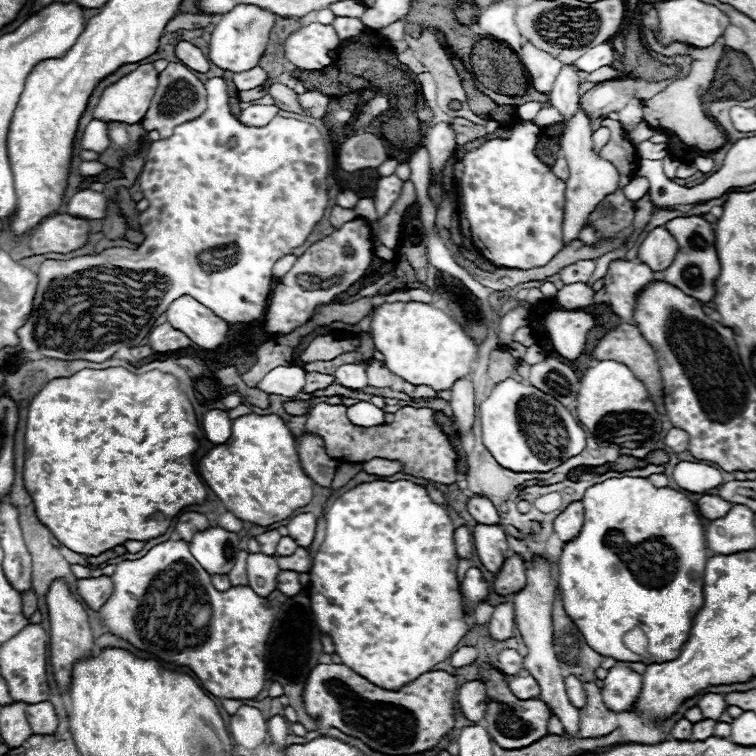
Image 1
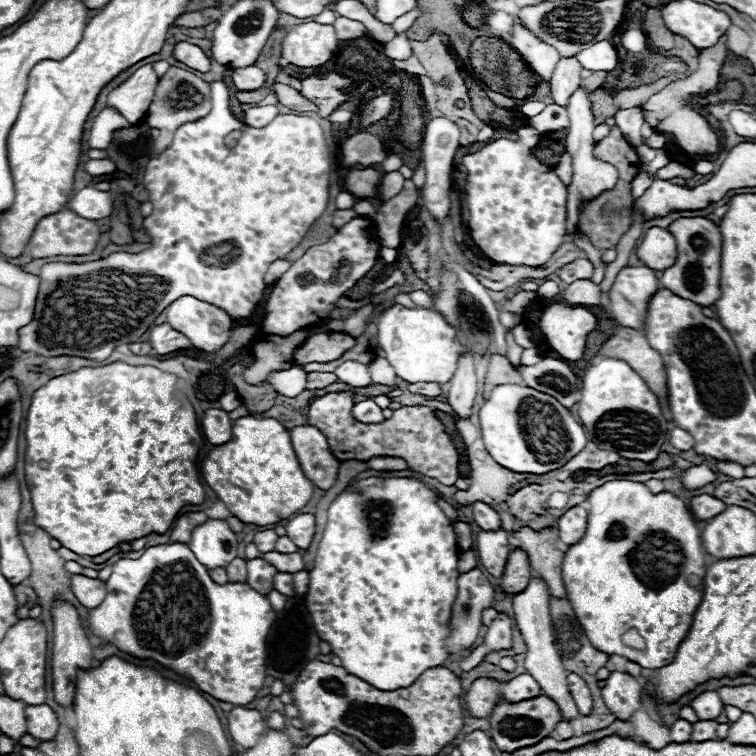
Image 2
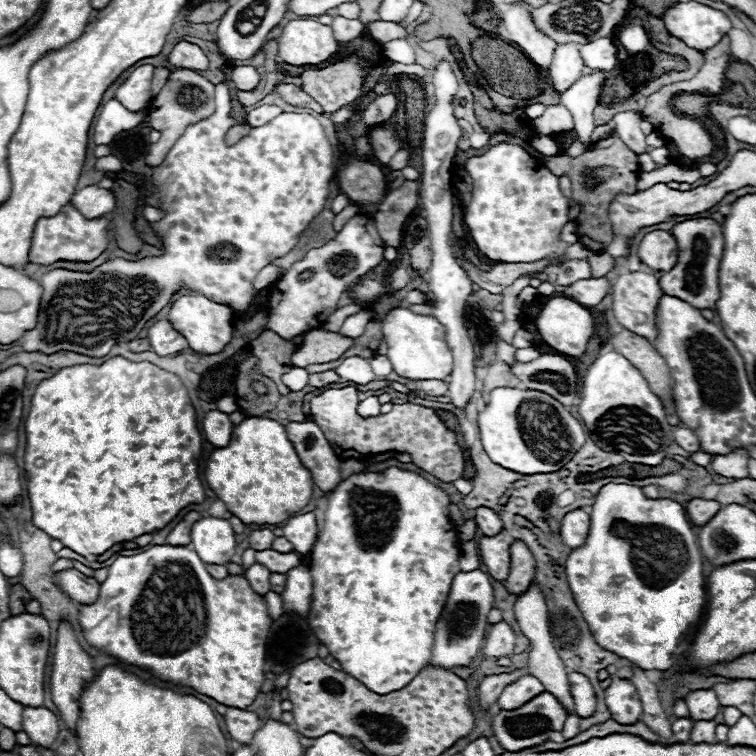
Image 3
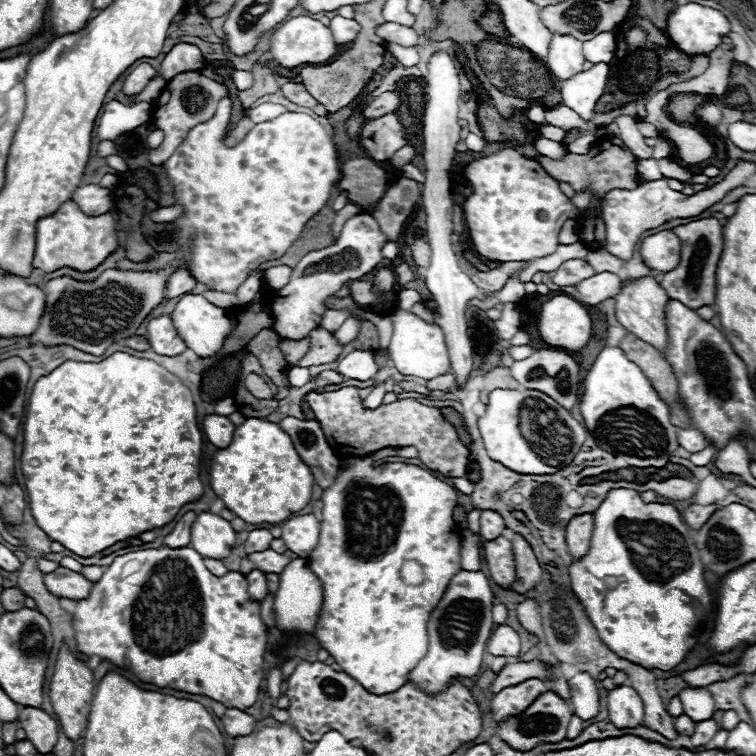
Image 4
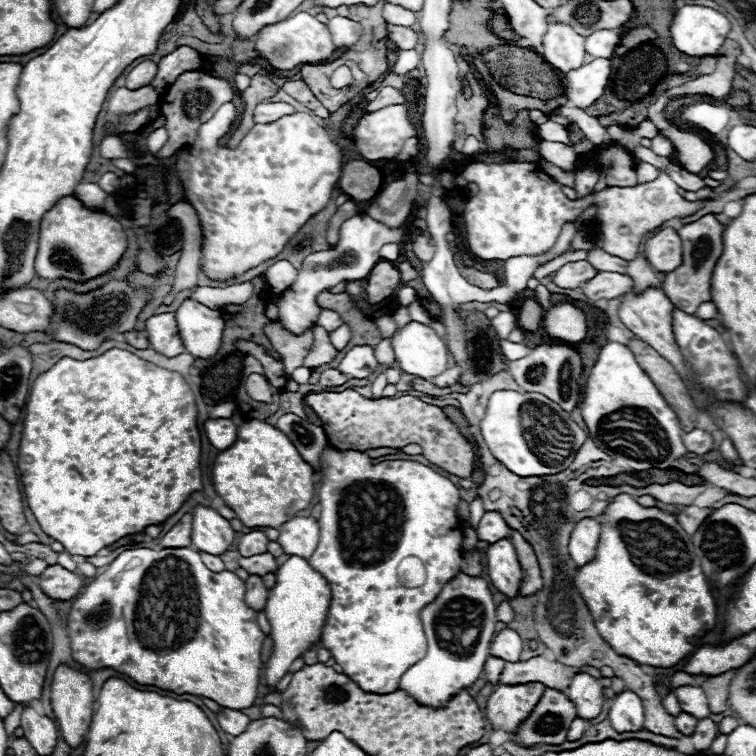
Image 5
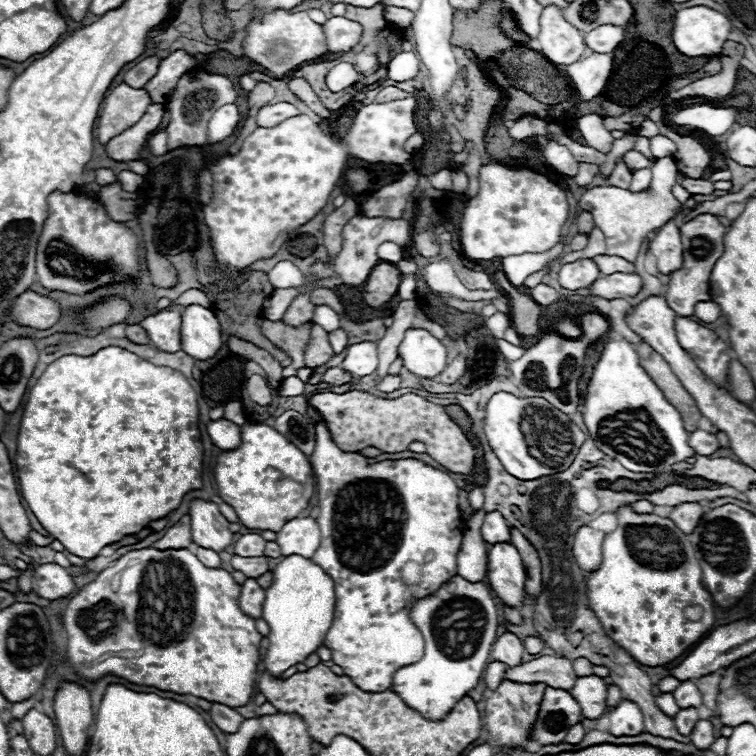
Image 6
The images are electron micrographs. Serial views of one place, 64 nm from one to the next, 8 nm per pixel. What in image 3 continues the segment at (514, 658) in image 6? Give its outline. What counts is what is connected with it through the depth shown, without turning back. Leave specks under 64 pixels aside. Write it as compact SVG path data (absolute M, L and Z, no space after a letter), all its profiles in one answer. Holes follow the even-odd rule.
M498 622L492 624L486 636L486 644L484 644L484 654L486 656L512 656L516 648L516 636L512 632L512 628L506 622Z

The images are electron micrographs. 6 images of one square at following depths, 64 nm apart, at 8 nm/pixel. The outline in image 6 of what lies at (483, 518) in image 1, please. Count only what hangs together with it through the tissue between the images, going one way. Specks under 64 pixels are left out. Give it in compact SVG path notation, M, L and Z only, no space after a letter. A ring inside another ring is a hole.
M486 512L480 534L488 544L510 542L510 526L500 512Z

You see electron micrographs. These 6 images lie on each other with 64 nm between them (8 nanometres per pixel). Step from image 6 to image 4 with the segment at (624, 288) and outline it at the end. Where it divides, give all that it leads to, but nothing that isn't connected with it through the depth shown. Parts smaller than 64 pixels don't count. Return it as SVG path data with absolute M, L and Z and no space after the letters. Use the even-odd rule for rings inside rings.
M602 272L592 278L586 278L576 288L578 288L578 300L594 306L606 298L614 298L622 290L622 278L612 272Z

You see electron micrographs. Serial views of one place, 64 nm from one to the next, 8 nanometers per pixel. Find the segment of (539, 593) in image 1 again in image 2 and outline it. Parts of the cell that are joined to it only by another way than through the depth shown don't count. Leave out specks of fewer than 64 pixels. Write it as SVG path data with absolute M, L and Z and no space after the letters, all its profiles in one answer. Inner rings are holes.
M532 578L528 582L528 588L514 596L514 620L516 620L516 626L522 632L522 638L528 646L526 660L524 660L528 674L532 674L536 678L536 682L540 682L540 686L544 686L542 692L548 694L560 706L564 720L574 720L578 716L578 710L576 710L576 704L574 704L570 692L568 692L566 670L564 670L562 660L554 648L552 620L550 620L550 606L548 606L548 588L542 582L542 578Z

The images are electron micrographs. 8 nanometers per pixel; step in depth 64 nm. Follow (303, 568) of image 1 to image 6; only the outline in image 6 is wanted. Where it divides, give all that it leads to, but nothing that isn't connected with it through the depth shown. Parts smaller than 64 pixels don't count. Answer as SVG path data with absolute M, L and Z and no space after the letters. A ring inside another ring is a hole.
M232 554L230 560L234 570L240 570L242 574L246 574L248 578L258 578L260 574L268 572L268 558L266 556L258 556L258 558L242 558L238 554Z

